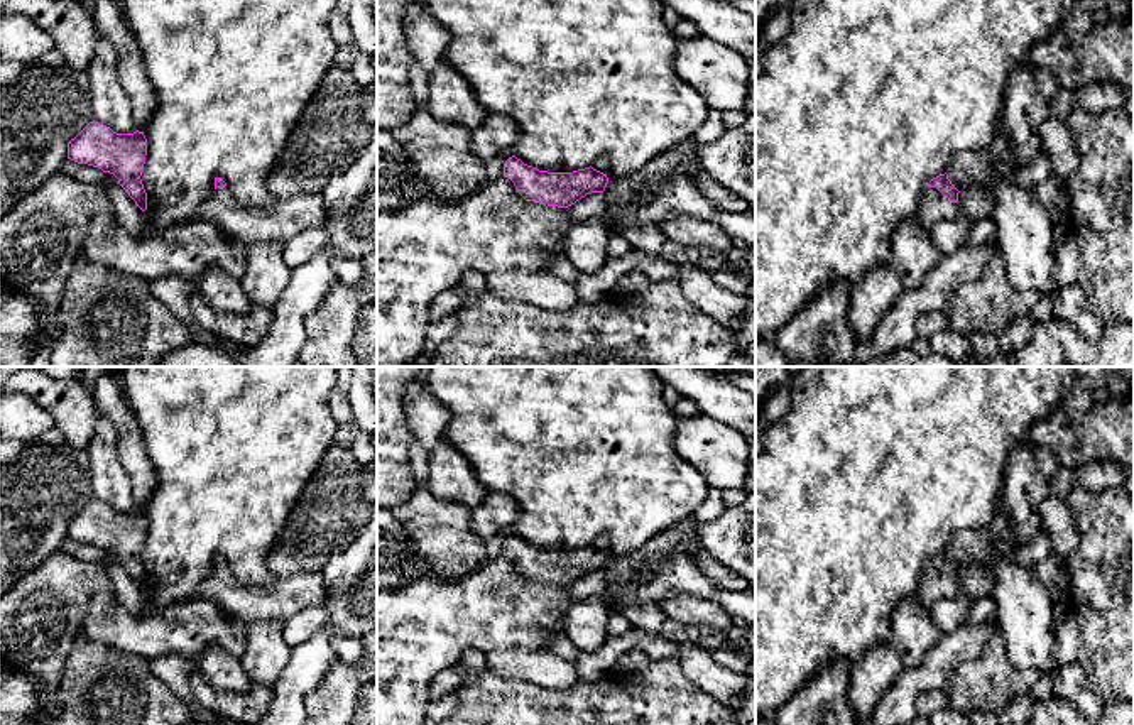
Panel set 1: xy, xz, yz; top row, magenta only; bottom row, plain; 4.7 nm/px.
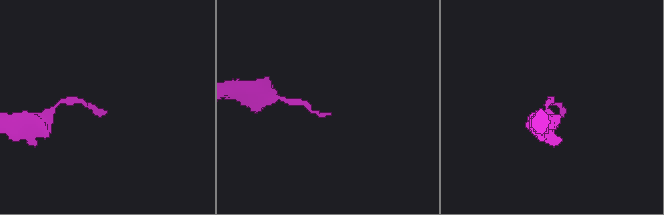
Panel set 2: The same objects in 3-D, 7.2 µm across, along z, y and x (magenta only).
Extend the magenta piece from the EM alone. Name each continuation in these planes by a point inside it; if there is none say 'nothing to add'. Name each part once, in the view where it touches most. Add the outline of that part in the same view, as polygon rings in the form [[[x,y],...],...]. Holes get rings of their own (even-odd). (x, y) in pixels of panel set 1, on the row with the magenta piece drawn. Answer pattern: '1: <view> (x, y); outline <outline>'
1: yz (935, 207); outline [[[928,186],[914,216],[921,225],[931,230],[940,221],[953,220],[958,213],[958,203],[950,201],[936,188]]]

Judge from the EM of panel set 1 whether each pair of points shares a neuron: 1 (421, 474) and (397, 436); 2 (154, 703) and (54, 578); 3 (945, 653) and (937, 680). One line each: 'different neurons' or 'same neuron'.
1: different neurons
2: different neurons
3: same neuron

